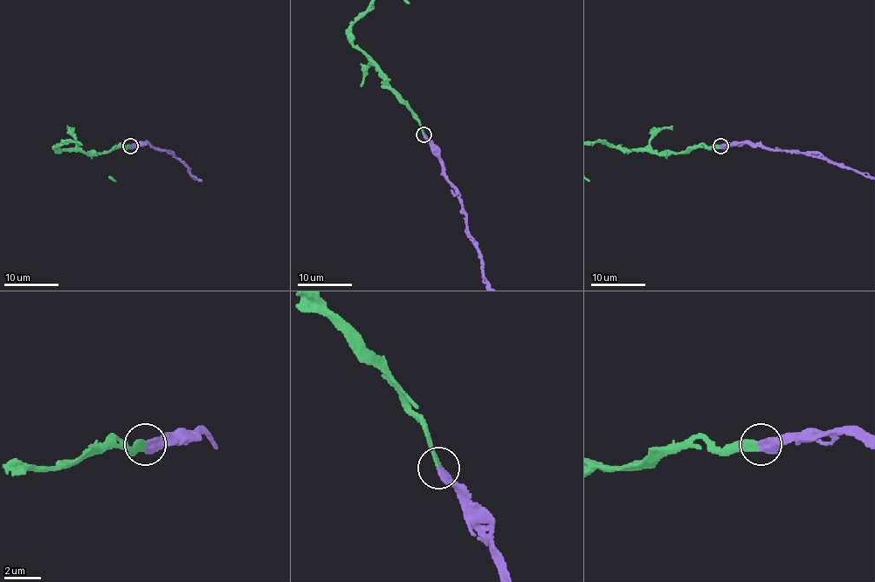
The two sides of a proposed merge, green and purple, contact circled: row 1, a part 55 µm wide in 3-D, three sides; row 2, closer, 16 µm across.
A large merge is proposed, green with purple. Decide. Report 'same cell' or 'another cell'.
same cell

